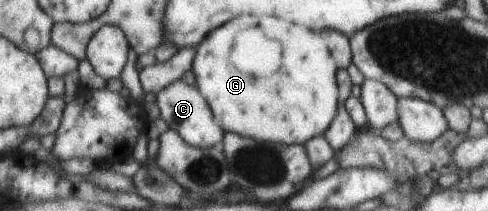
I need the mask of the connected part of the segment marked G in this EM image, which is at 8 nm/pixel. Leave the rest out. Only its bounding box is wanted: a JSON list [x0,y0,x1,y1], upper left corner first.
[190,16,338,144]

